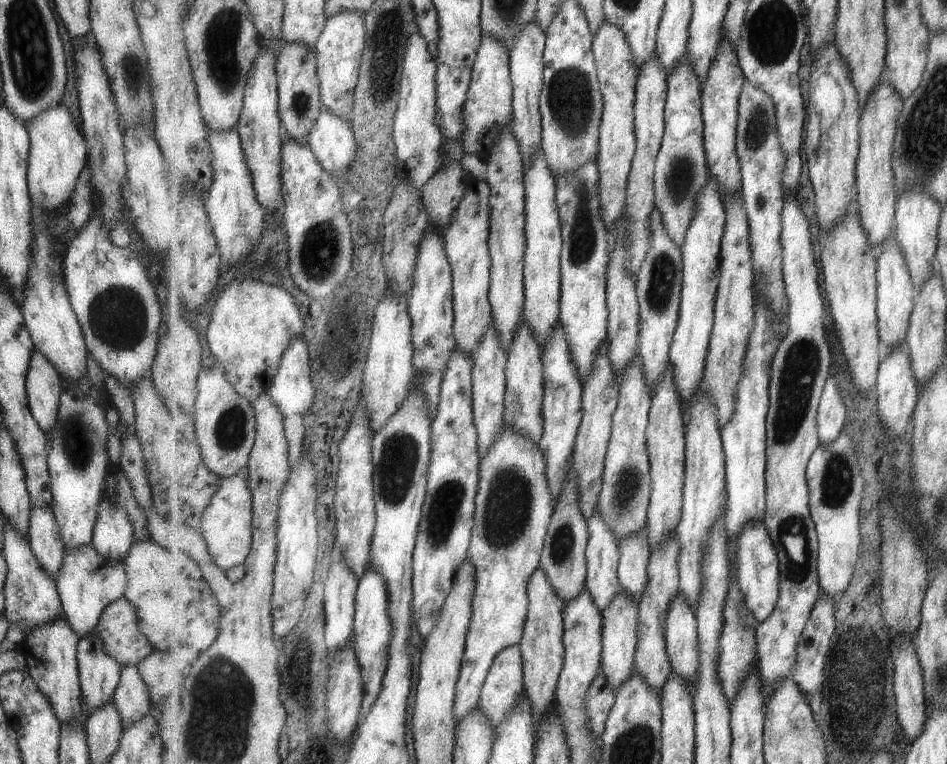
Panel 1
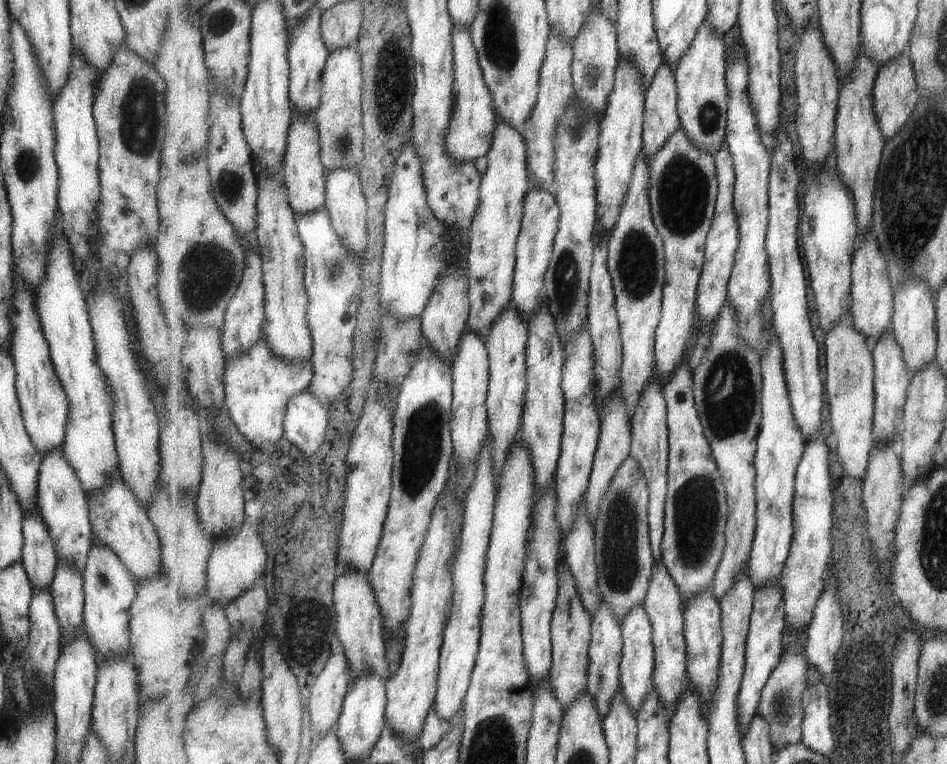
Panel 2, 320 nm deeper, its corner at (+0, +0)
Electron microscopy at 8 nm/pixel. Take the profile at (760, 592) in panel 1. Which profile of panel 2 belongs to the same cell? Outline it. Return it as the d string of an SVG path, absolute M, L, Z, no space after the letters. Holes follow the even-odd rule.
M769 583L763 587L757 587L755 592L755 604L752 619L750 620L750 631L748 634L748 646L746 651L746 669L744 672L744 682L740 688L739 694L739 720L740 732L743 733L743 740L745 733L749 730L754 716L758 714L758 707L762 699L762 692L765 685L768 683L769 677L776 670L777 665L780 663L781 657L785 650L785 634L788 622L785 614L785 601L784 592L779 584L773 585Z

